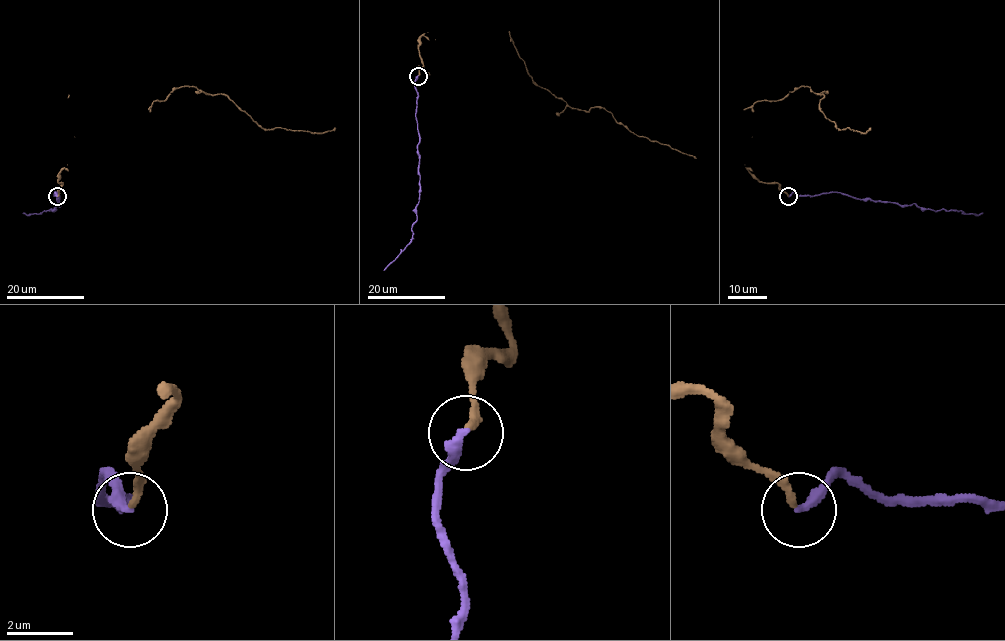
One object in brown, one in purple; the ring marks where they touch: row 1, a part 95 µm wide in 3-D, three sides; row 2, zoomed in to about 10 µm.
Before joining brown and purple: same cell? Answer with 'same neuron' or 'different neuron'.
same neuron

